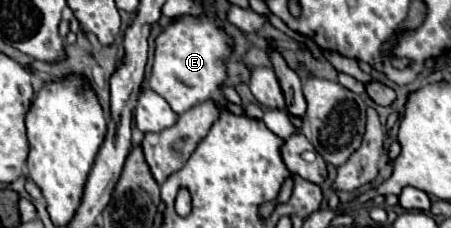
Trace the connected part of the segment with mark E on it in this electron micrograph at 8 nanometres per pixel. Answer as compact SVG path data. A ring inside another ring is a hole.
M179 17L159 37L149 87L159 93L171 109L181 115L207 101L225 81L225 59L231 53L229 37L207 17Z

